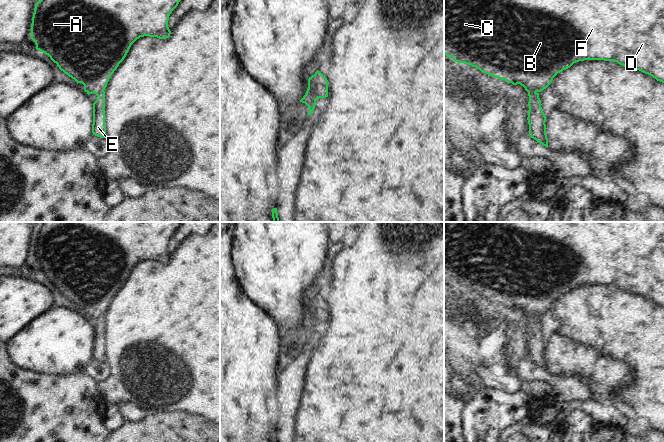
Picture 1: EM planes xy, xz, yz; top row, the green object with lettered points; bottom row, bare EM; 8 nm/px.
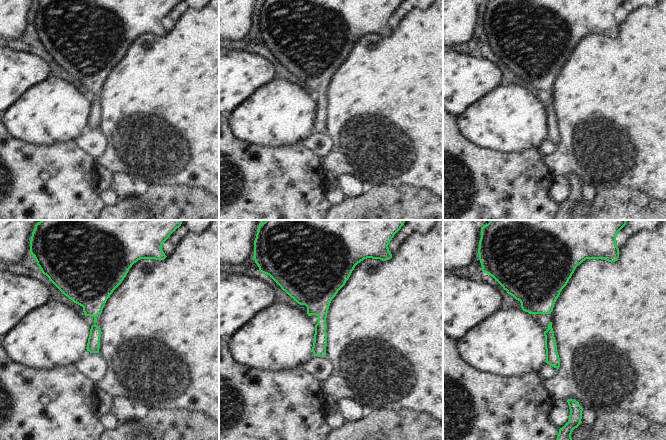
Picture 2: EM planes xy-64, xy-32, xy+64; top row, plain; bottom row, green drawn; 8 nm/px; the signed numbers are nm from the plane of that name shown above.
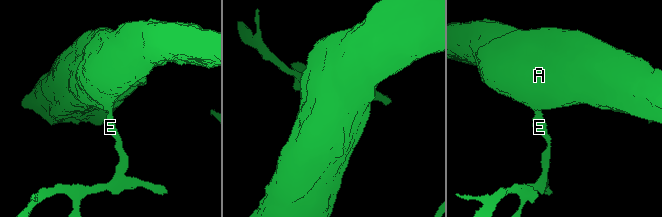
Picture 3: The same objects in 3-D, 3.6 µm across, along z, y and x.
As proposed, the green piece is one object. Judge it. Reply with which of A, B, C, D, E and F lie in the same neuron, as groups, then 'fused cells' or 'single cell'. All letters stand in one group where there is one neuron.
A B C D E F; single cell

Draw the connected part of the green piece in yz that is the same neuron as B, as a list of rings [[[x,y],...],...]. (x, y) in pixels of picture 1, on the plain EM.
[[[444,222],[444,278],[457,287],[469,288],[490,300],[505,304],[513,309],[520,308],[528,316],[529,359],[548,371],[546,340],[541,331],[539,317],[546,313],[553,302],[574,287],[584,284],[614,285],[639,294],[664,307],[664,222]]]

